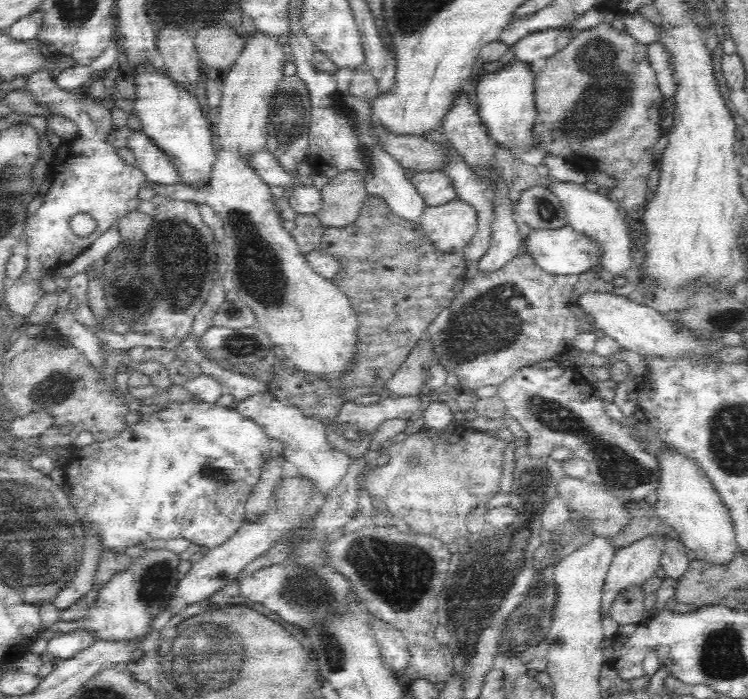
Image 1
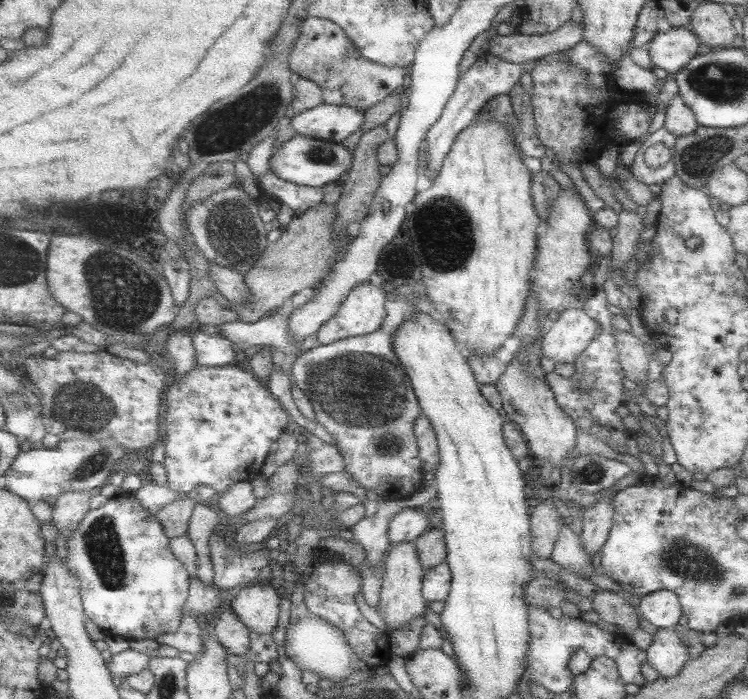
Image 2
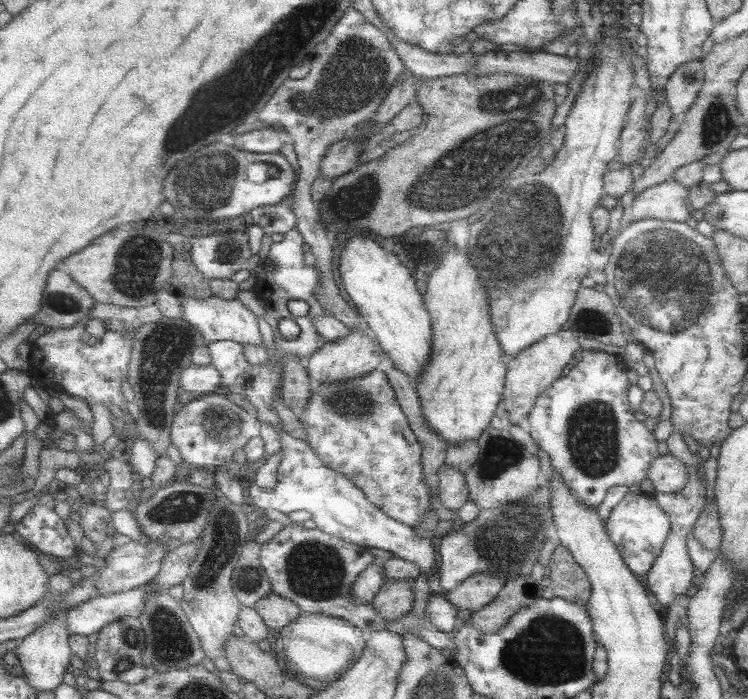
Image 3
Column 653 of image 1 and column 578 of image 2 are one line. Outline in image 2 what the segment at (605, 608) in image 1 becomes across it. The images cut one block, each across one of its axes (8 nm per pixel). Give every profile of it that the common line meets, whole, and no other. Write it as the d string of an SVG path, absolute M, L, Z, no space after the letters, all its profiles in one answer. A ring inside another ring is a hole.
M563 522L559 538L557 538L555 546L553 546L551 562L561 566L561 572L573 574L573 576L577 576L581 580L591 582L591 576L595 576L595 566L591 564L589 552L583 548L581 538L577 534L573 534L565 526L565 522Z

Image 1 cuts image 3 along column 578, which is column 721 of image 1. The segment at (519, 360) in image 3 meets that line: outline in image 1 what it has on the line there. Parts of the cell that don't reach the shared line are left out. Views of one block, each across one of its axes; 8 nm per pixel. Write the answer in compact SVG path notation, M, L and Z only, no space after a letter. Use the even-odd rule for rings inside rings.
M584 292L574 302L586 316L590 316L592 328L596 332L604 332L612 340L616 340L624 350L632 350L642 358L682 358L682 354L694 354L696 358L706 358L706 352L716 352L722 348L718 340L706 340L704 344L698 342L692 334L678 332L664 316L662 312L656 312L654 308L640 306L624 296L608 294L608 292Z

